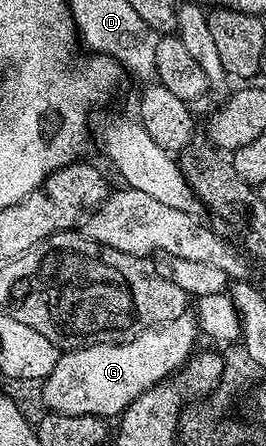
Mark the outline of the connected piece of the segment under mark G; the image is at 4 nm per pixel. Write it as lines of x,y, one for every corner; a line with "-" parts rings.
186,312
124,342
91,342
78,350
64,351
50,374
40,383
44,409
67,416
116,419
136,397
177,373
194,353
197,338
197,319

